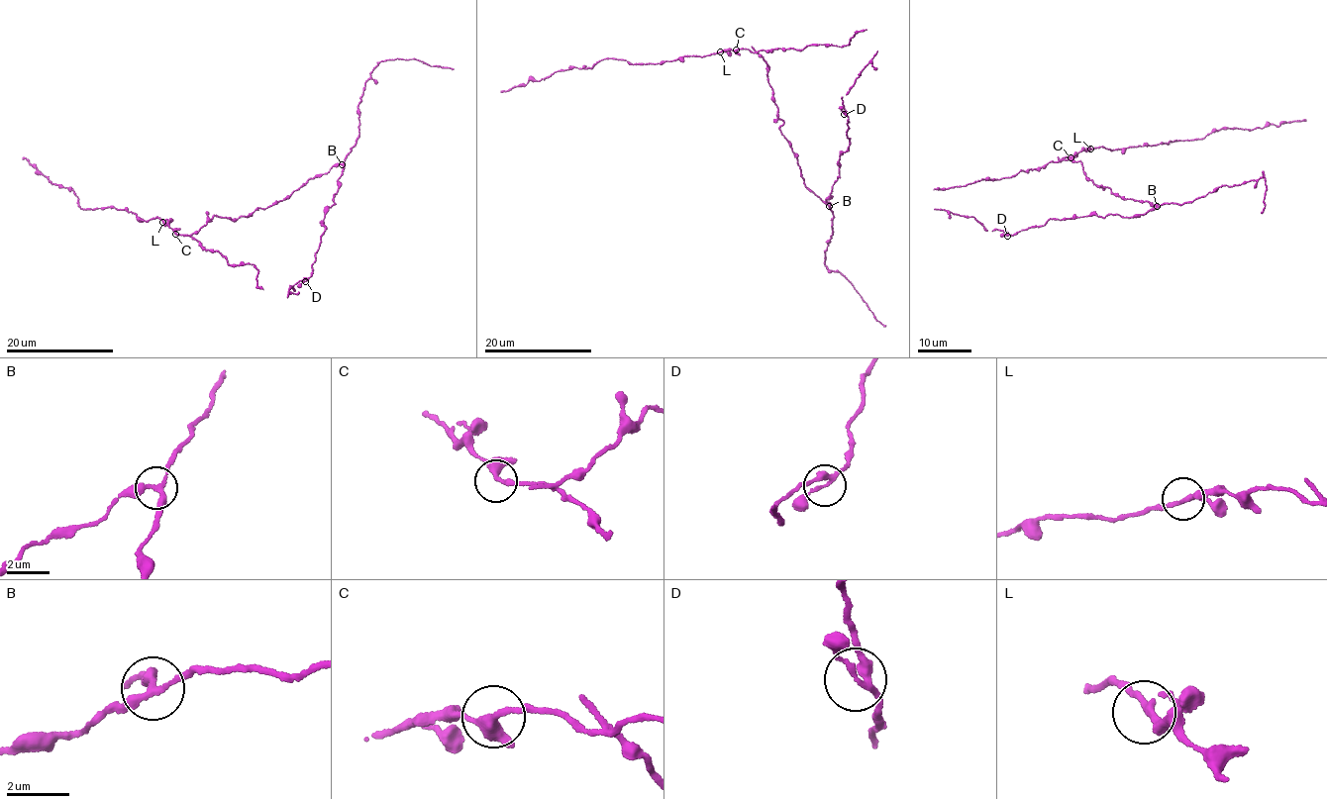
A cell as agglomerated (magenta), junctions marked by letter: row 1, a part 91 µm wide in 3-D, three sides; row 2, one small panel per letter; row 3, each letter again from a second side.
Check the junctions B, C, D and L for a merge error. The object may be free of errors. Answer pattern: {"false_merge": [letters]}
{"false_merge": ["B"]}

